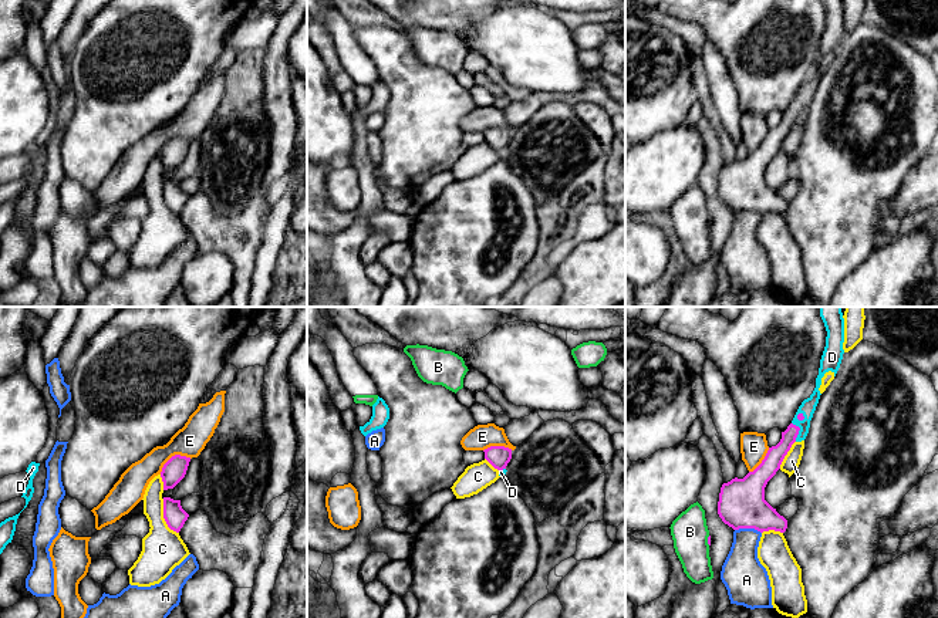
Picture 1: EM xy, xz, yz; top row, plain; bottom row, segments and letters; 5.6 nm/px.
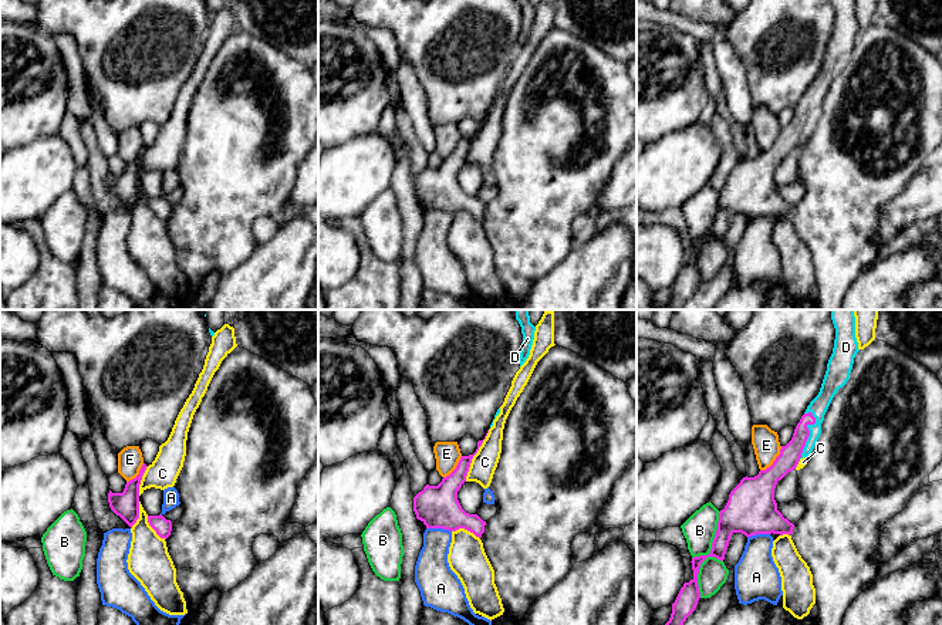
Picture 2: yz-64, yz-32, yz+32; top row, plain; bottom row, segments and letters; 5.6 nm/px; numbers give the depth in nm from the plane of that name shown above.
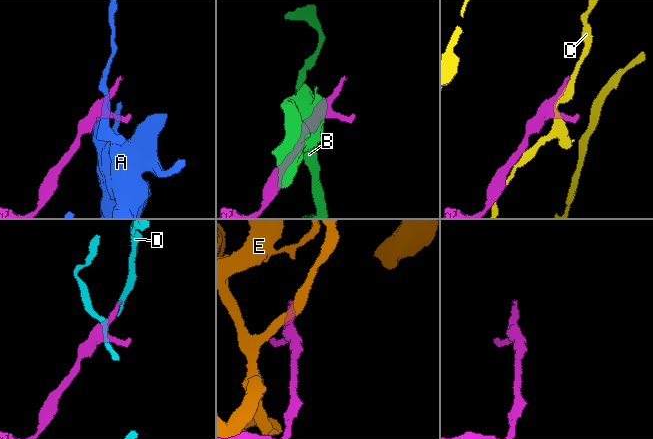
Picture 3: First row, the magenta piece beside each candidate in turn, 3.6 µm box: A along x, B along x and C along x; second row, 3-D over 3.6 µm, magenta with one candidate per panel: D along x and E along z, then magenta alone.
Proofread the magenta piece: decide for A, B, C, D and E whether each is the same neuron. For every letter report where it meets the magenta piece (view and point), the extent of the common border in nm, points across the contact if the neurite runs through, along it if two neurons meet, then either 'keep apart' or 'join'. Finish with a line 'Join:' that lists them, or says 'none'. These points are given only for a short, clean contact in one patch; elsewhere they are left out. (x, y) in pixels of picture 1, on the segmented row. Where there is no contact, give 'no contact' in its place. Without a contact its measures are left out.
A: contact yz (748, 527); length 150 nm; keep apart
B: contact yz (708, 540); length 60 nm; keep apart
C: contact xy (164, 517); length 220 nm; keep apart
D: contact yz (799, 429); length 110 nm; way yz (771, 463), (775, 455), (799, 429), (807, 407); join
E: contact xy (172, 456); length 200 nm; keep apart
Join: D

